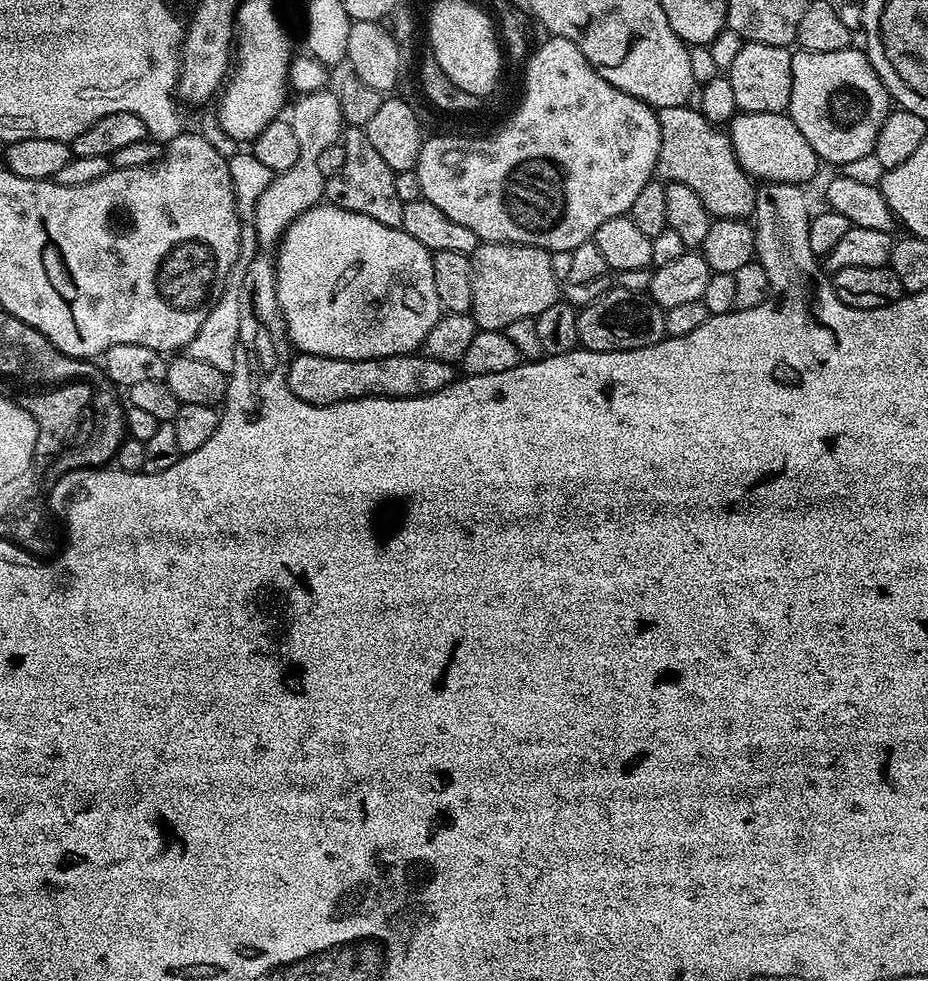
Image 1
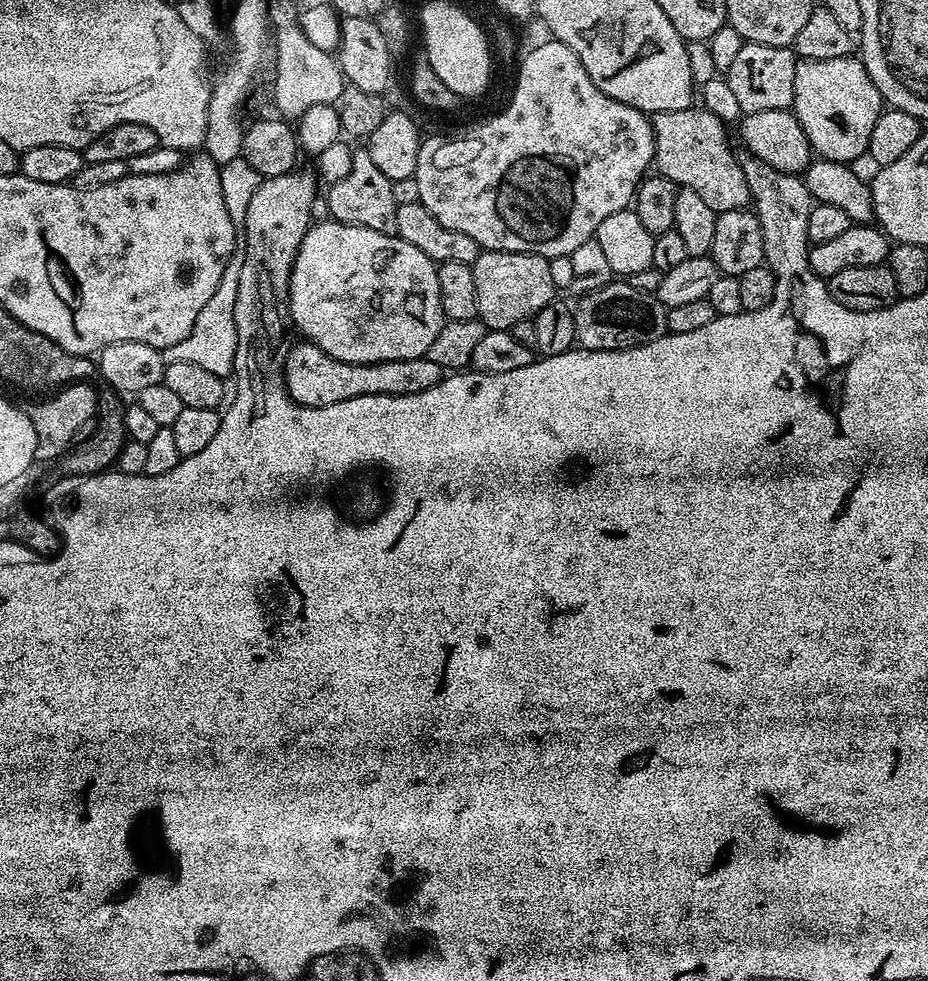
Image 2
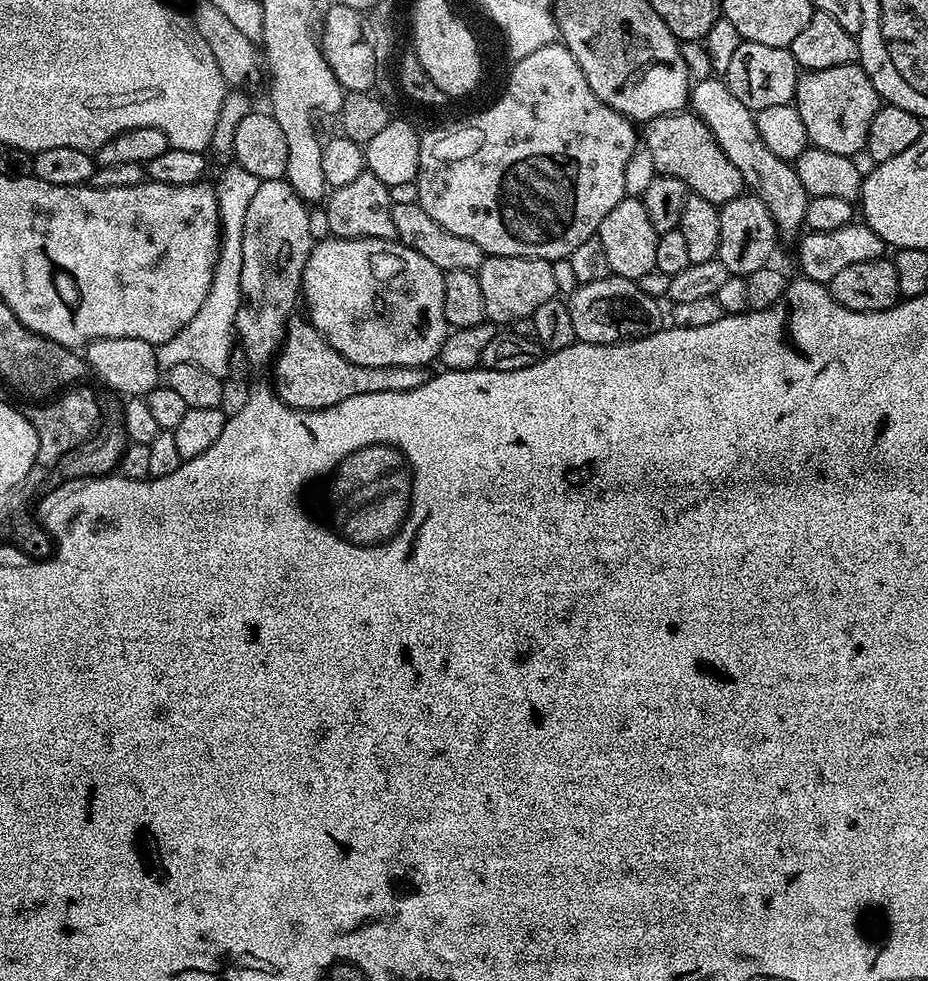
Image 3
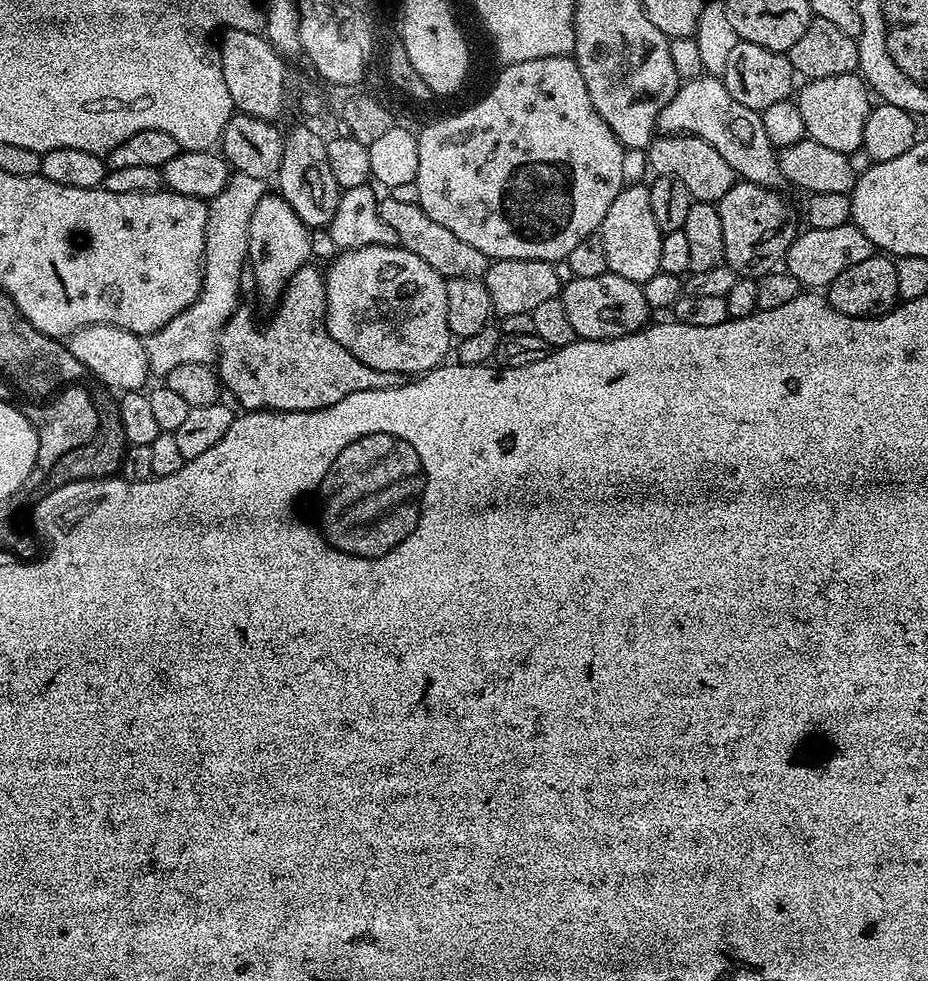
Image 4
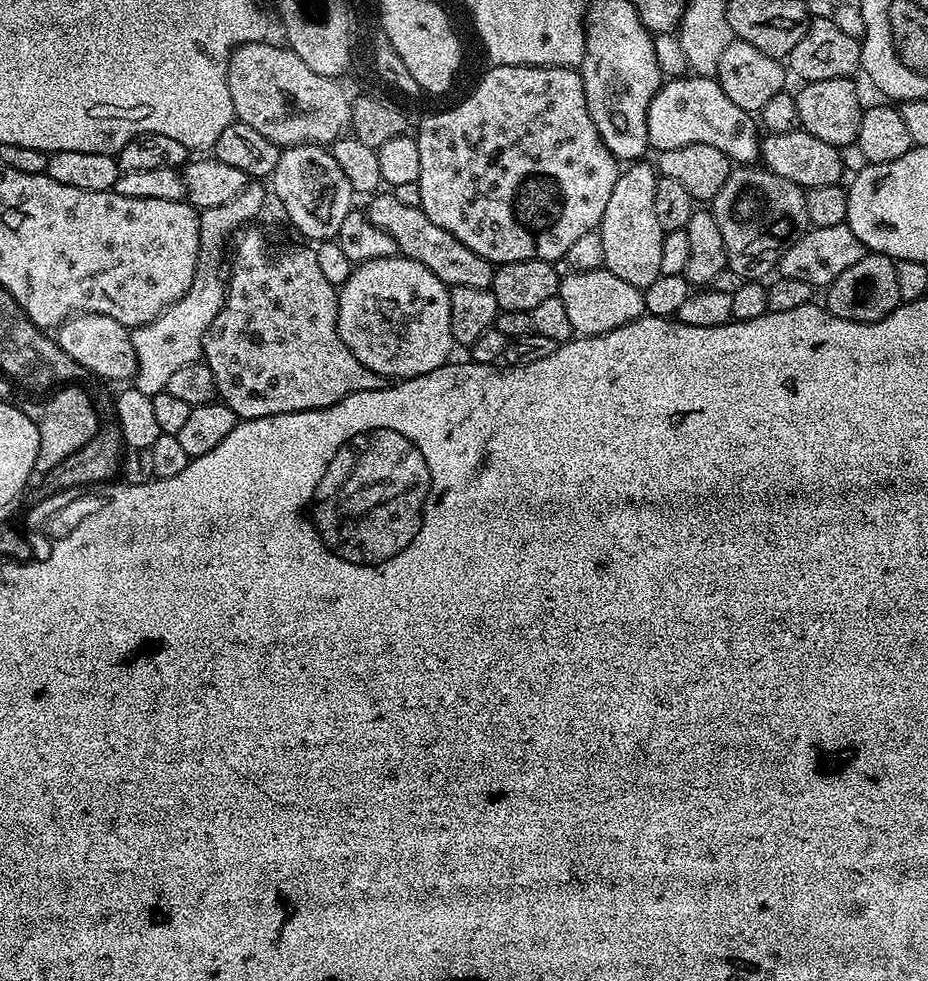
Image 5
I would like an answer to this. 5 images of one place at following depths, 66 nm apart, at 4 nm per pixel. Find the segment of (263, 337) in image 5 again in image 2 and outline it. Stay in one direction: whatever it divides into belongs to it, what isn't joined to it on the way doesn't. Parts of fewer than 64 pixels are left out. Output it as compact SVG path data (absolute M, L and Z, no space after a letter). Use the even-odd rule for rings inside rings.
M299 342L287 349L284 357L284 385L287 386L293 400L305 404L307 408L334 406L334 402L346 402L350 398L363 396L409 396L422 394L430 386L438 386L442 370L438 362L427 356L406 358L381 364L351 364L338 358L330 358L318 346Z

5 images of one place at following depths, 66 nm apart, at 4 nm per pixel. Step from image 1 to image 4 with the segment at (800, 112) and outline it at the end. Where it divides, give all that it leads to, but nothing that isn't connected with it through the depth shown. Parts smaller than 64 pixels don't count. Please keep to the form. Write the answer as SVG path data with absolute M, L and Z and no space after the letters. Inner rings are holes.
M856 72L850 74L838 74L834 78L818 78L809 80L803 85L800 96L798 92L798 103L802 110L802 122L807 139L814 142L822 142L822 146L830 146L830 150L839 152L853 152L862 147L864 143L864 131L866 130L866 118L870 111L868 96L870 89L863 79Z

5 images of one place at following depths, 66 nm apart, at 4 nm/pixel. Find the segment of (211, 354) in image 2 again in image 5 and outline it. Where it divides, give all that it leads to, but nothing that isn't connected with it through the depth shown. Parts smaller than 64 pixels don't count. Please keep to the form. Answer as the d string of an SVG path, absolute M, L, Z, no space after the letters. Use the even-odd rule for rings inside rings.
M200 220L200 249L190 290L186 290L181 300L171 304L161 316L151 320L149 324L131 329L136 355L134 387L142 390L142 394L152 397L165 391L174 370L187 364L195 364L201 359L206 330L210 330L210 324L214 322L214 318L218 318L218 310L222 310L224 305L226 249L235 231L232 220Z

